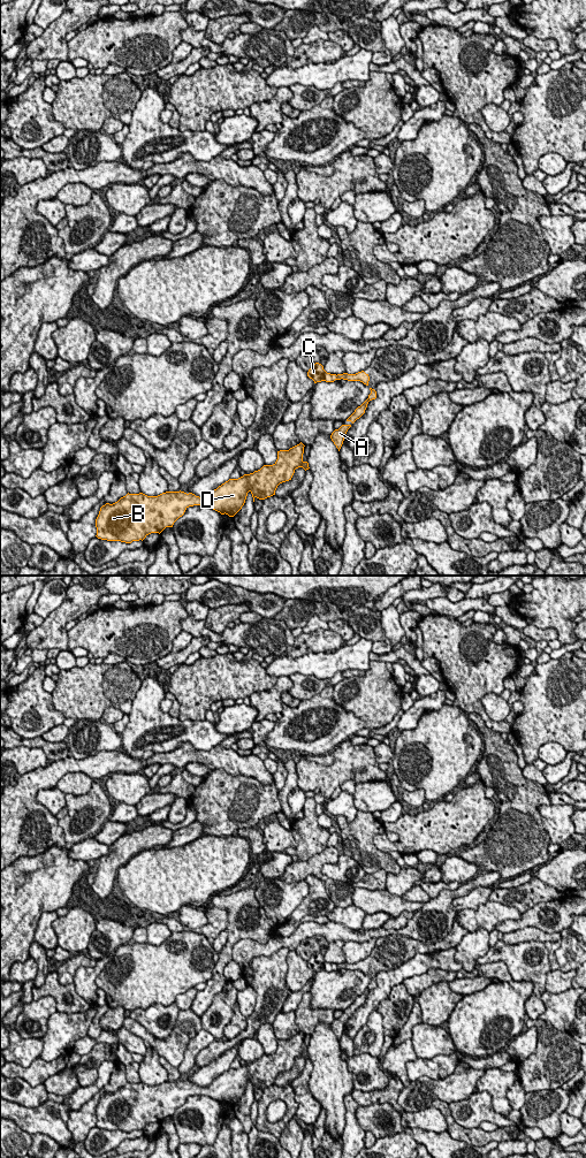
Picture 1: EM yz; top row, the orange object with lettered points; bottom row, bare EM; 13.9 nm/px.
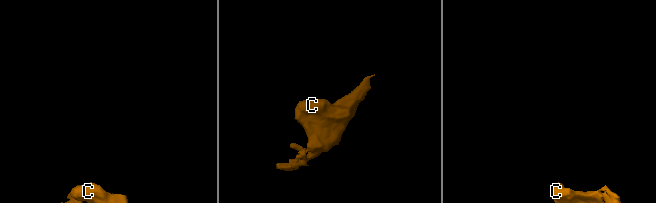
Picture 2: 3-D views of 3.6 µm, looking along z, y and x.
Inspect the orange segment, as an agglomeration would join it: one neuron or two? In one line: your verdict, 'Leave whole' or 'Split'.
Split

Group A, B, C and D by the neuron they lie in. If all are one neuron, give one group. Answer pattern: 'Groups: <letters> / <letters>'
Groups: A C / B D

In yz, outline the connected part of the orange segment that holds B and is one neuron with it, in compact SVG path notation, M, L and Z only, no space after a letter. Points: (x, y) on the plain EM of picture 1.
M300 1031L289 1039L277 1041L273 1054L264 1054L238 1068L229 1068L205 1088L181 1080L158 1085L128 1082L117 1091L100 1097L96 1109L96 1126L125 1133L143 1130L151 1122L160 1123L166 1117L173 1117L185 1099L193 1095L208 1096L234 1106L244 1095L249 1081L253 1091L256 1087L265 1089L275 1084L280 1073L291 1069L295 1059L303 1057L304 1036Z

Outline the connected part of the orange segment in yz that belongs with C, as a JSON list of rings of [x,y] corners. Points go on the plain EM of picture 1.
[[[315,952],[311,955],[311,958],[307,961],[307,966],[312,968],[314,973],[321,972],[321,970],[334,972],[335,969],[343,968],[348,970],[360,970],[364,974],[368,975],[368,970],[370,970],[368,963],[366,963],[364,960],[358,961],[356,963],[343,962],[343,963],[336,965],[336,963],[327,962],[324,959],[324,955],[319,952]]]

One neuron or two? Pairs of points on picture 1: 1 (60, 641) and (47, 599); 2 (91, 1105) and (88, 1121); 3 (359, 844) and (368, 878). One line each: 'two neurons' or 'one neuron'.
1: two neurons
2: one neuron
3: two neurons

